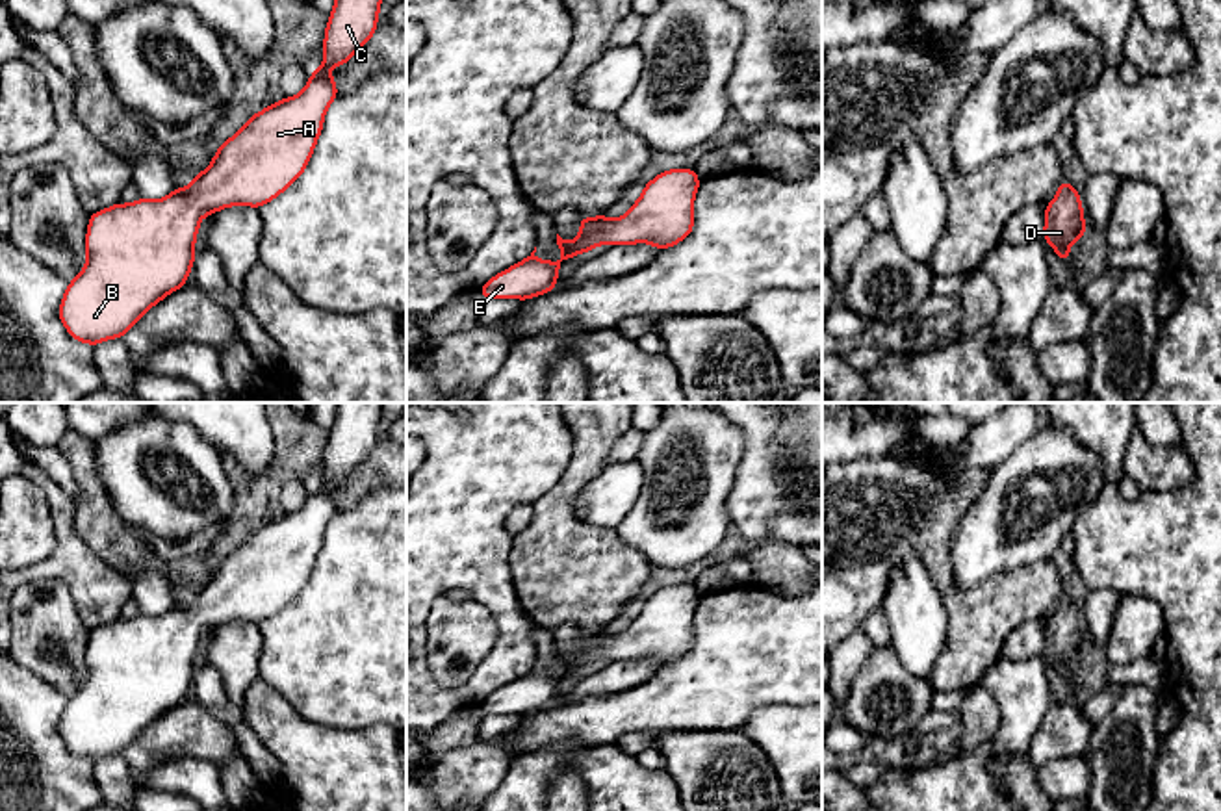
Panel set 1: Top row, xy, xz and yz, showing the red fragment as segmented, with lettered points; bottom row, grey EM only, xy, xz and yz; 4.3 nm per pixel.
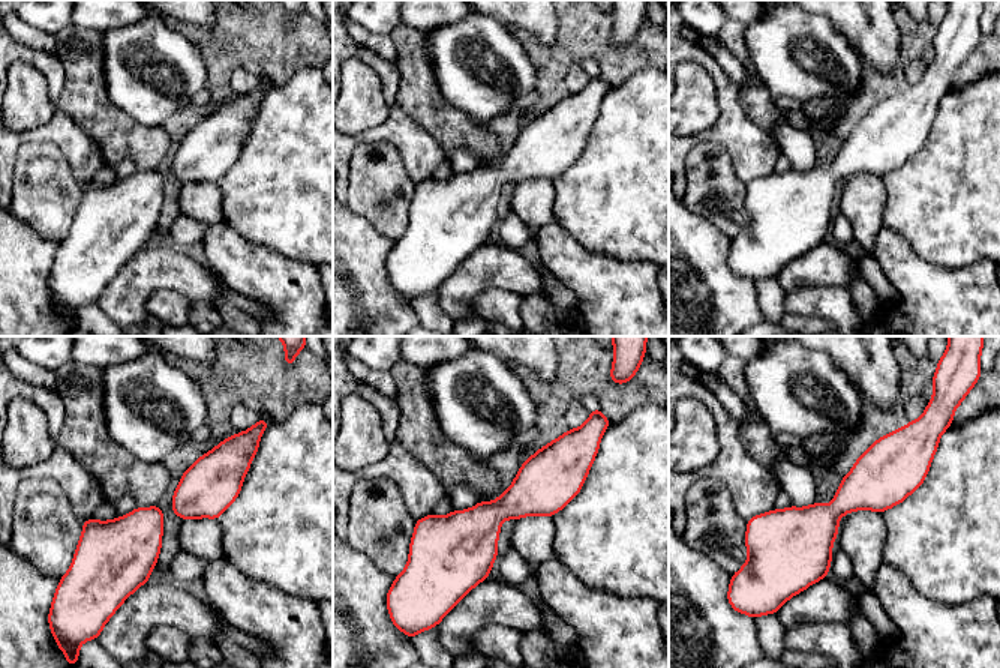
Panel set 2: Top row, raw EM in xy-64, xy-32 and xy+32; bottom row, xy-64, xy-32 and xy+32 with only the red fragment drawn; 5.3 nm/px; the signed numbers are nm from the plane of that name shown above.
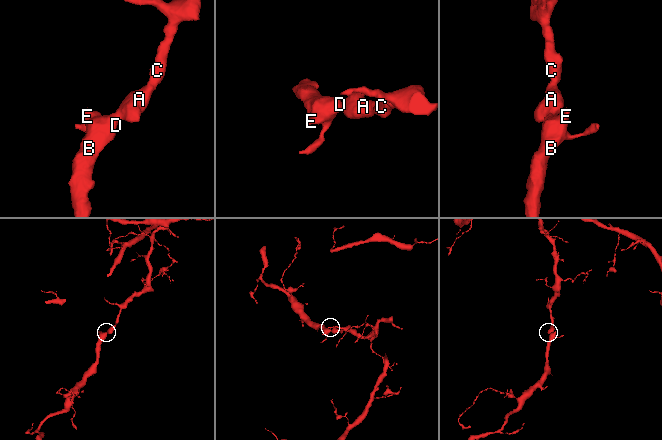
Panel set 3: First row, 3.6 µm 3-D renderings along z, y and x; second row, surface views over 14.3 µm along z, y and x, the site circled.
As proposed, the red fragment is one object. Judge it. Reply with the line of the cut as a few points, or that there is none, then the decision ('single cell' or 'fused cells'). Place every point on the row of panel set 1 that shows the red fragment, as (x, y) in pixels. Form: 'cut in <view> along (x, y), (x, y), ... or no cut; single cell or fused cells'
no cut; single cell

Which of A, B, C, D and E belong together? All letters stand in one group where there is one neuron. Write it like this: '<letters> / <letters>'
A B C D E

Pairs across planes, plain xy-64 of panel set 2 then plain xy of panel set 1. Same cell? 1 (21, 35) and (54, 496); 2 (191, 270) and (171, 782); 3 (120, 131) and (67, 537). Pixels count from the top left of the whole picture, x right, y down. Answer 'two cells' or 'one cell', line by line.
1: two cells
2: two cells
3: two cells

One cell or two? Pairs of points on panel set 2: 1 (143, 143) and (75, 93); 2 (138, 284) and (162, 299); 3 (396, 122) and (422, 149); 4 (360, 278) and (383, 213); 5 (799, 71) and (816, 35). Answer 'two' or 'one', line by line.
1: one
2: two
3: one
4: two
5: one

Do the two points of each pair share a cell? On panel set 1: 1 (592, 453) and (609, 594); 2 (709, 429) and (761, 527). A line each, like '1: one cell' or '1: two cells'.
1: one cell
2: two cells

